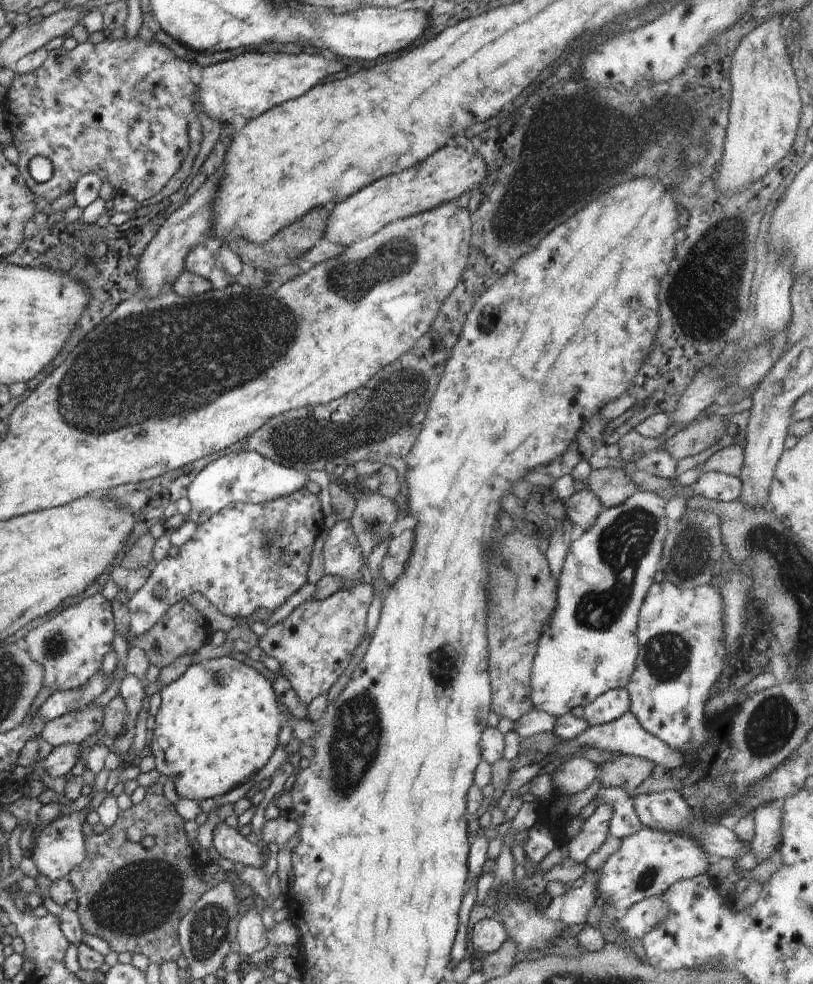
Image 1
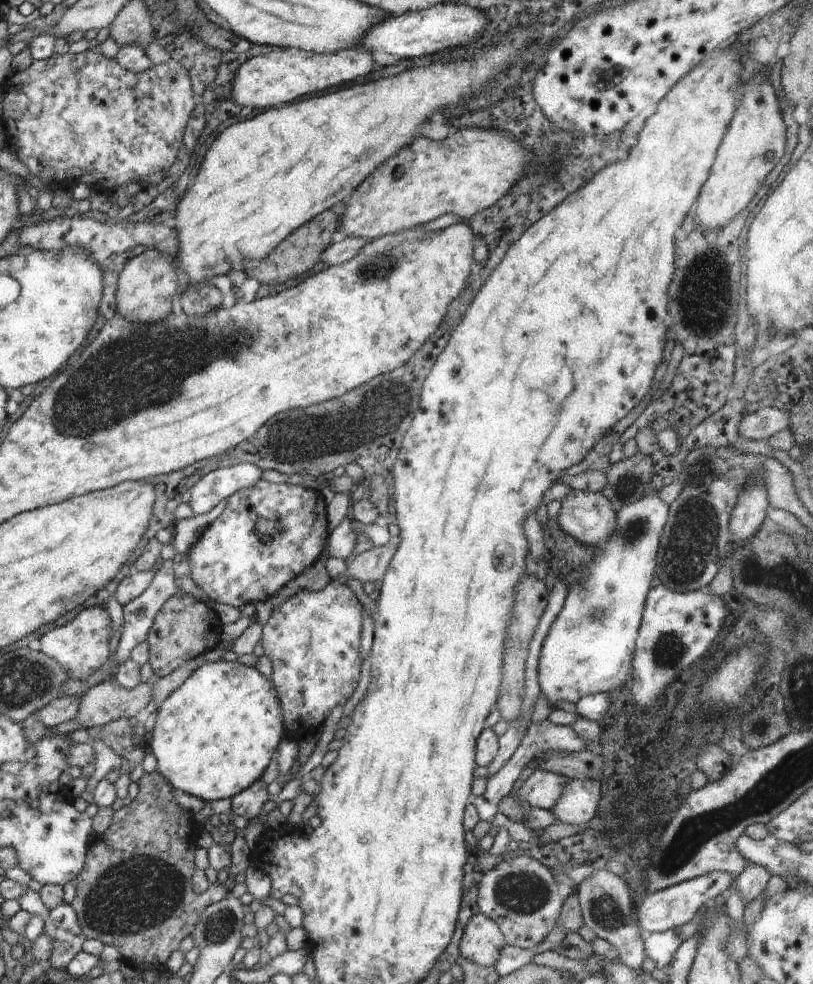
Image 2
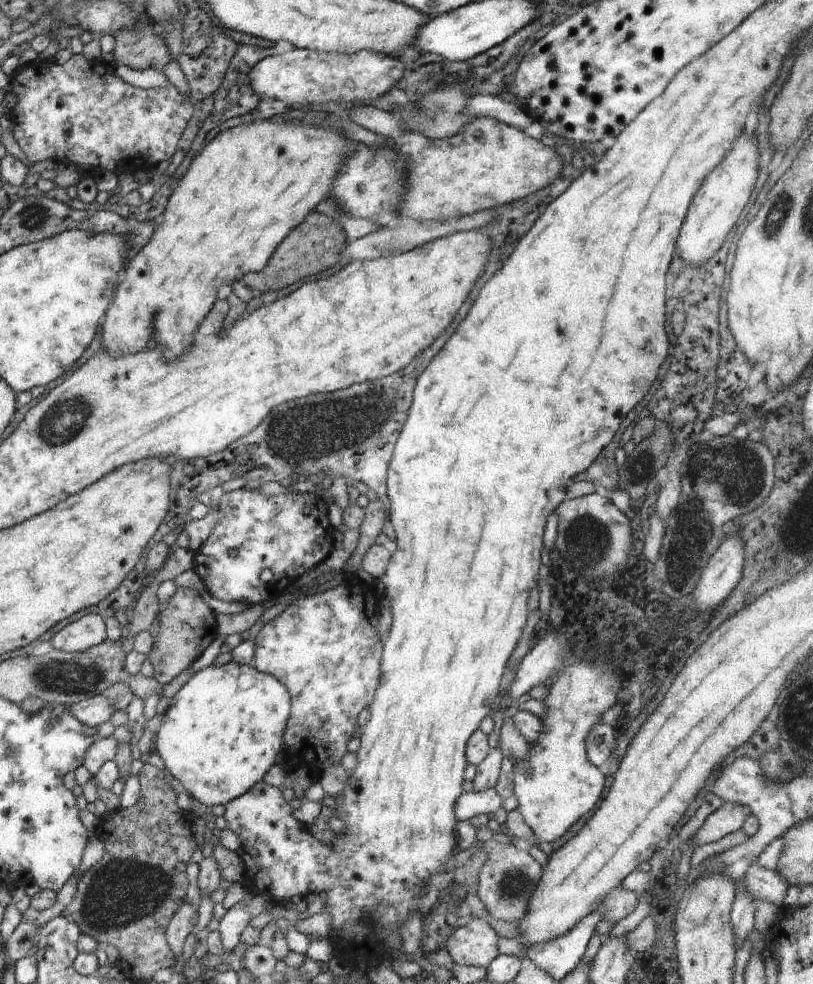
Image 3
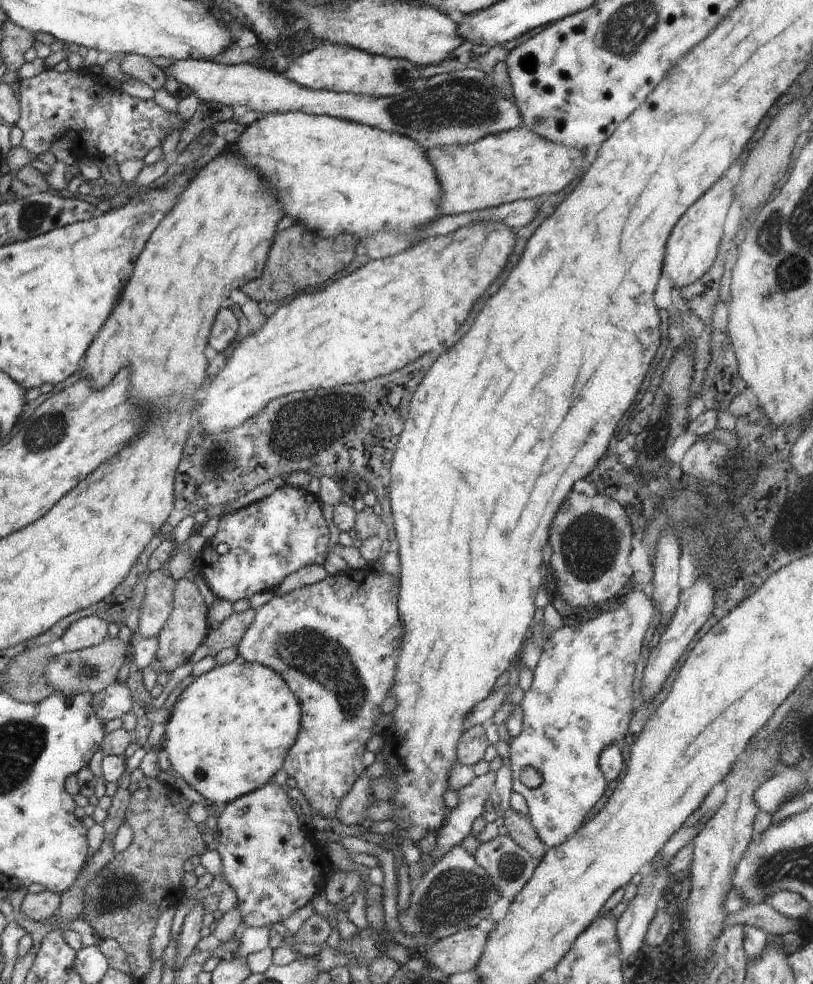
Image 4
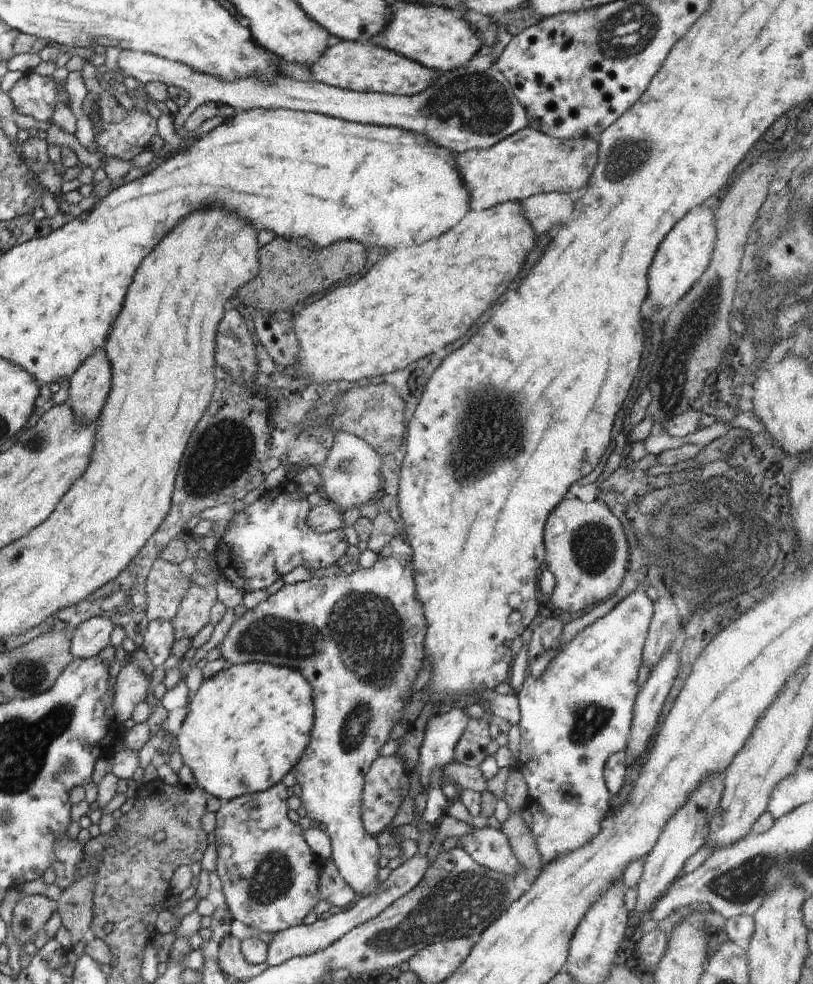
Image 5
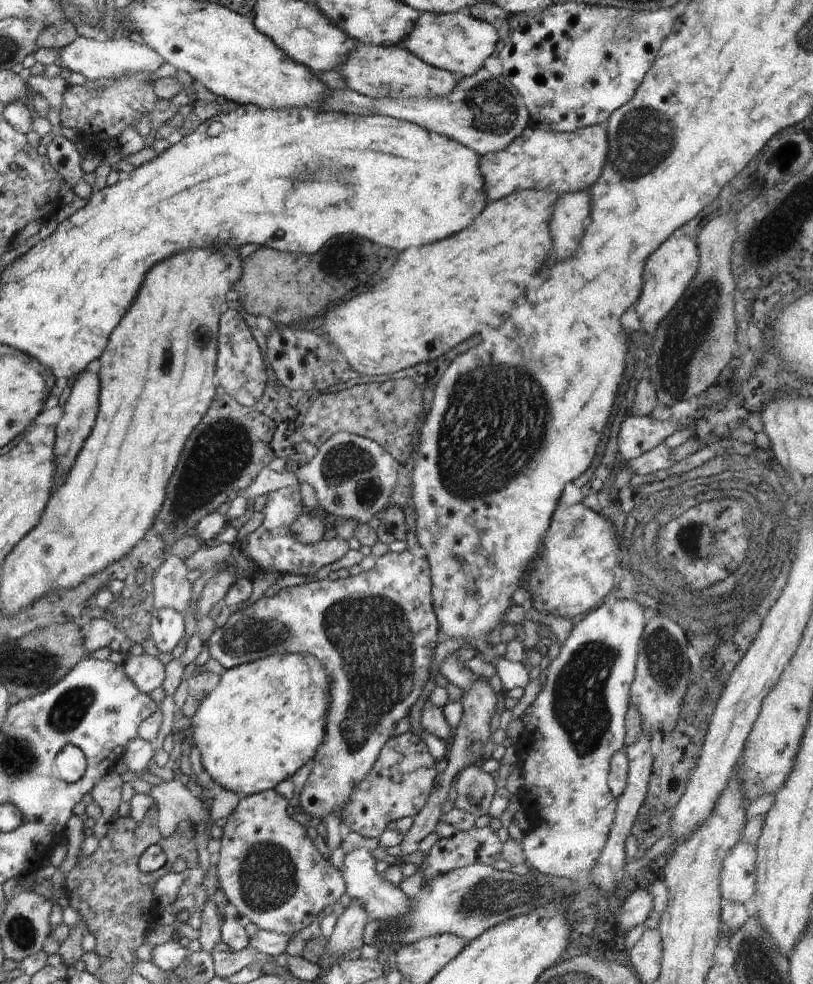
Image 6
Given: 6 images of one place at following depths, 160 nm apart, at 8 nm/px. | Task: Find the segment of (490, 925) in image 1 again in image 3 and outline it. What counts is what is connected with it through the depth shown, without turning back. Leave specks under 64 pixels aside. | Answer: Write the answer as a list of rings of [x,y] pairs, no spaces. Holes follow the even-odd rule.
[[[474,916],[447,939],[447,950],[454,963],[486,968],[499,954],[498,933]]]

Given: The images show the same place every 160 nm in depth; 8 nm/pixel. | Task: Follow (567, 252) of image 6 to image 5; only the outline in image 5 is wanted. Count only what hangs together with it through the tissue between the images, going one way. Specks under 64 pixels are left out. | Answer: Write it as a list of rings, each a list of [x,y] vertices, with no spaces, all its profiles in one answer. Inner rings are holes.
[[[564,193],[532,195],[521,202],[526,220],[536,234],[548,234],[572,212],[574,201]]]

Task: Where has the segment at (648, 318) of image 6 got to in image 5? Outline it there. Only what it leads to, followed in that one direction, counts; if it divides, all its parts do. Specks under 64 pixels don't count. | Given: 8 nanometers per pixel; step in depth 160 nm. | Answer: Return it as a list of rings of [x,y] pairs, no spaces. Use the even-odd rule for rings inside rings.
[[[702,205],[694,208],[692,212],[686,214],[684,220],[680,220],[670,230],[670,234],[660,244],[656,258],[654,258],[650,272],[648,272],[648,284],[650,284],[648,296],[652,298],[654,308],[658,308],[658,312],[666,306],[674,304],[674,302],[678,303],[678,300],[683,298],[708,268],[716,240],[716,208],[713,210],[714,212],[710,208],[703,208]]]

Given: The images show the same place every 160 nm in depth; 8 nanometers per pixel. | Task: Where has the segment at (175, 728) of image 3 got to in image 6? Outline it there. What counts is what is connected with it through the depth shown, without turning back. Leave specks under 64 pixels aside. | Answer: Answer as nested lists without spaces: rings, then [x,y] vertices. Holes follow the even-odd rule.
[[[302,652],[284,653],[283,655],[270,655],[261,659],[241,664],[240,666],[228,669],[220,680],[218,686],[214,688],[200,703],[196,714],[187,731],[189,741],[192,746],[200,750],[201,762],[204,768],[204,777],[212,779],[216,784],[220,784],[223,789],[235,792],[240,796],[255,795],[270,789],[276,788],[280,782],[294,776],[308,760],[313,760],[317,753],[317,748],[322,744],[325,735],[325,726],[327,721],[327,710],[329,705],[329,684],[330,679],[327,677],[324,668],[316,658],[311,654]]]

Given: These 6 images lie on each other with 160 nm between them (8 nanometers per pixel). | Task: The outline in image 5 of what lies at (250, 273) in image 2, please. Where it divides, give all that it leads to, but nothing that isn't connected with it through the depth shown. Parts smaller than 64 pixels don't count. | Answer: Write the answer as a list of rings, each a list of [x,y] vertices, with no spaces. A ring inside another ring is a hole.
[[[284,237],[273,240],[259,248],[259,274],[237,288],[238,298],[252,308],[266,310],[269,314],[280,310],[296,309],[308,296],[328,290],[334,284],[358,274],[366,264],[366,248],[358,241],[338,241],[327,247],[307,249]]]

